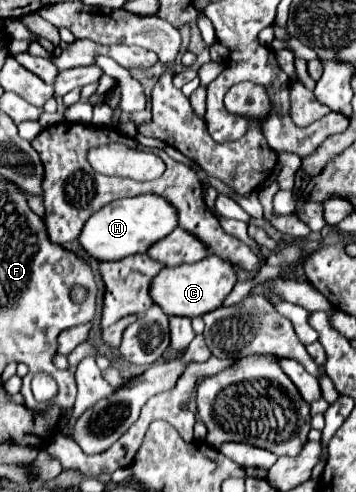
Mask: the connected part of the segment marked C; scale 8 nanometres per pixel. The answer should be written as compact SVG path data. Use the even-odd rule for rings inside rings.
M209 255L199 263L179 265L179 267L165 267L151 283L151 299L159 305L167 315L181 315L181 317L197 317L205 315L223 305L225 297L237 283L237 269L233 263Z

